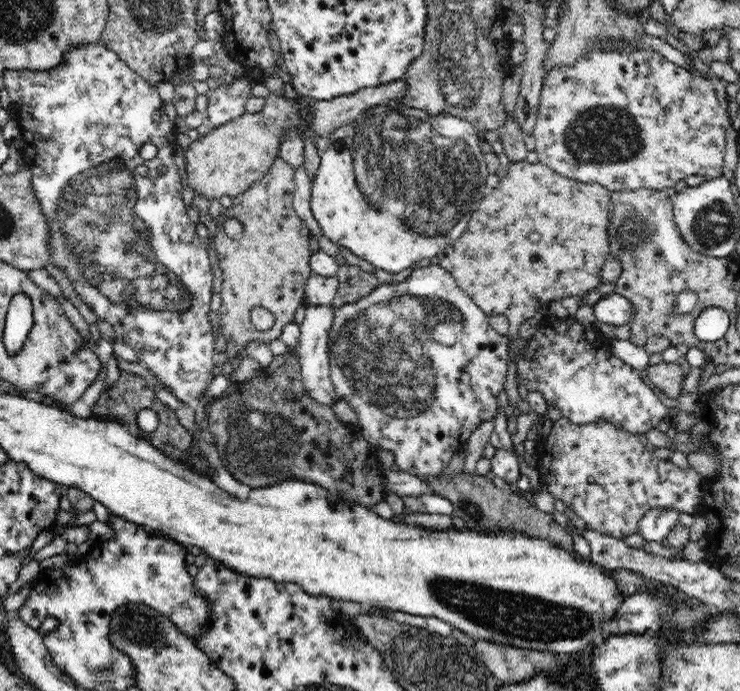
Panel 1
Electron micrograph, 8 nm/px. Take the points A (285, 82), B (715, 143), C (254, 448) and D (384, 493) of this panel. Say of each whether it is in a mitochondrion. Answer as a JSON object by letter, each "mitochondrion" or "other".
{"A":"other","B":"other","C":"mitochondrion","D":"other"}

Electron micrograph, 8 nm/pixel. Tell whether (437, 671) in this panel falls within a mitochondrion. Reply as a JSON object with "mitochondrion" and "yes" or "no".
{"mitochondrion":"yes"}

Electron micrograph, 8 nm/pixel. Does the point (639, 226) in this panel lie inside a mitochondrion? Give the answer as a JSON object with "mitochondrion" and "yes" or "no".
{"mitochondrion":"yes"}

